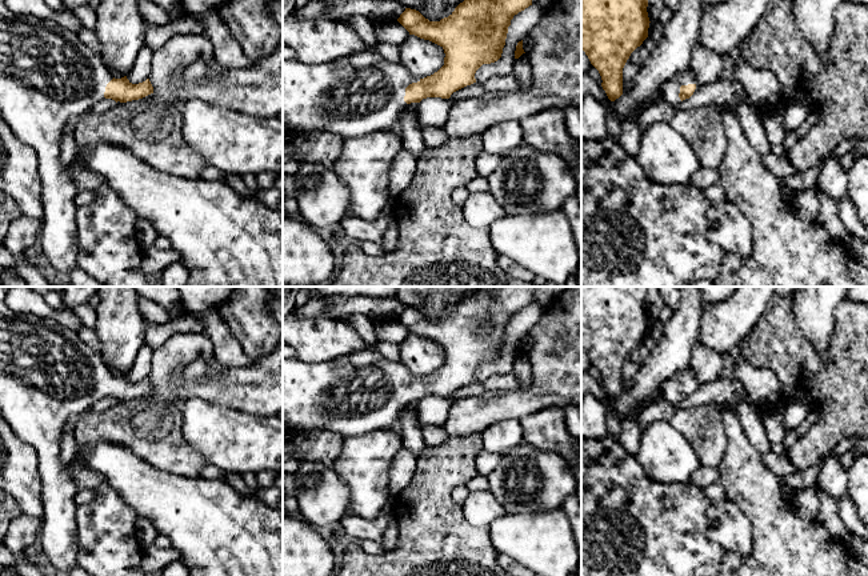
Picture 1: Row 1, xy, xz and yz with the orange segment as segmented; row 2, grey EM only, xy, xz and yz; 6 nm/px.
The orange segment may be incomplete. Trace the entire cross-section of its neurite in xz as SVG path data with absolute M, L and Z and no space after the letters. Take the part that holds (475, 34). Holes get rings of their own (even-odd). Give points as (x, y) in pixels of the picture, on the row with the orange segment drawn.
M464 0L440 21L429 21L419 11L405 8L397 21L420 39L429 40L444 49L444 65L431 76L416 79L407 69L383 59L375 49L341 57L323 64L305 64L299 60L283 61L283 129L328 131L344 139L364 136L376 131L397 128L400 113L411 104L427 97L449 99L451 95L476 83L475 73L483 64L501 57L508 27L515 15L532 5L532 0Z

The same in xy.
M0 1L0 116L13 133L31 147L39 160L44 216L39 243L52 268L68 273L77 267L79 233L75 197L79 188L69 165L60 163L63 129L71 117L81 117L104 99L127 103L153 93L147 79L132 84L127 76L115 79L103 59L77 33L55 20L15 15Z

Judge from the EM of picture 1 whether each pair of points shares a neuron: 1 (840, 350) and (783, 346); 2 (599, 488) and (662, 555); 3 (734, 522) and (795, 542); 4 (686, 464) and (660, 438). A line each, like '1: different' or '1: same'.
1: same
2: same
3: different
4: same

